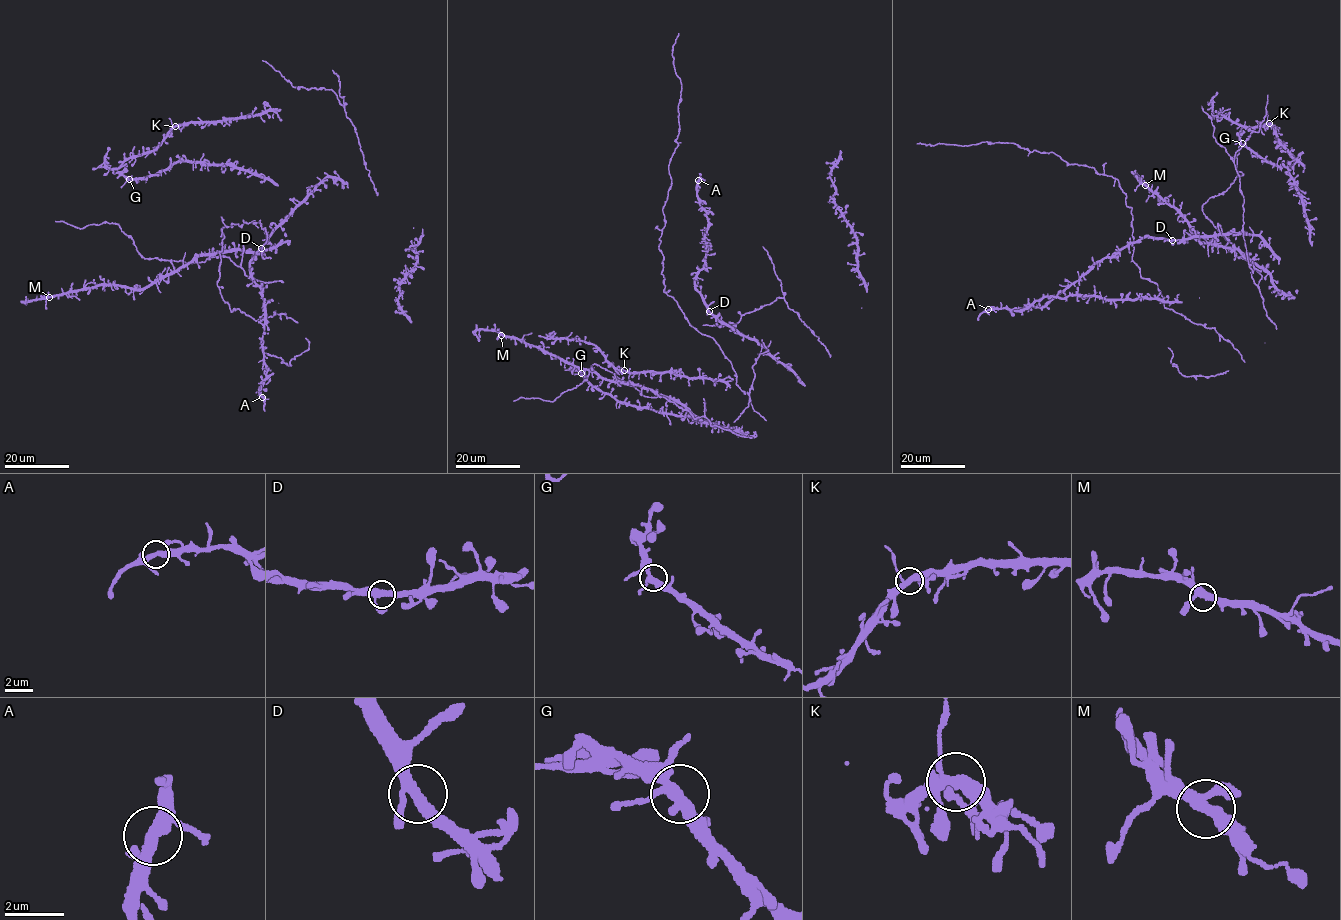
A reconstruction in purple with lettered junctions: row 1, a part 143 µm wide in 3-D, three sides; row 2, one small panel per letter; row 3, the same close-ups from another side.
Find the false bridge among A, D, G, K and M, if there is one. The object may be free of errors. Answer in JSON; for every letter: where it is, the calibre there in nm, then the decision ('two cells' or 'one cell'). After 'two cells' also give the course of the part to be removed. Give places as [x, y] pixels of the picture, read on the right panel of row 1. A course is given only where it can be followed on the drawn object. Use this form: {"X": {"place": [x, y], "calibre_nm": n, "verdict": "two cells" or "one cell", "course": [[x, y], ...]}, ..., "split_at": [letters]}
{"A": {"place": [988, 309], "calibre_nm": 320, "verdict": "one cell"}, "D": {"place": [1172, 240], "calibre_nm": 360, "verdict": "one cell"}, "G": {"place": [1242, 143], "calibre_nm": 360, "verdict": "one cell"}, "K": {"place": [1269, 123], "calibre_nm": 320, "verdict": "one cell"}, "M": {"place": [1145, 185], "calibre_nm": 340, "verdict": "one cell"}, "split_at": []}

